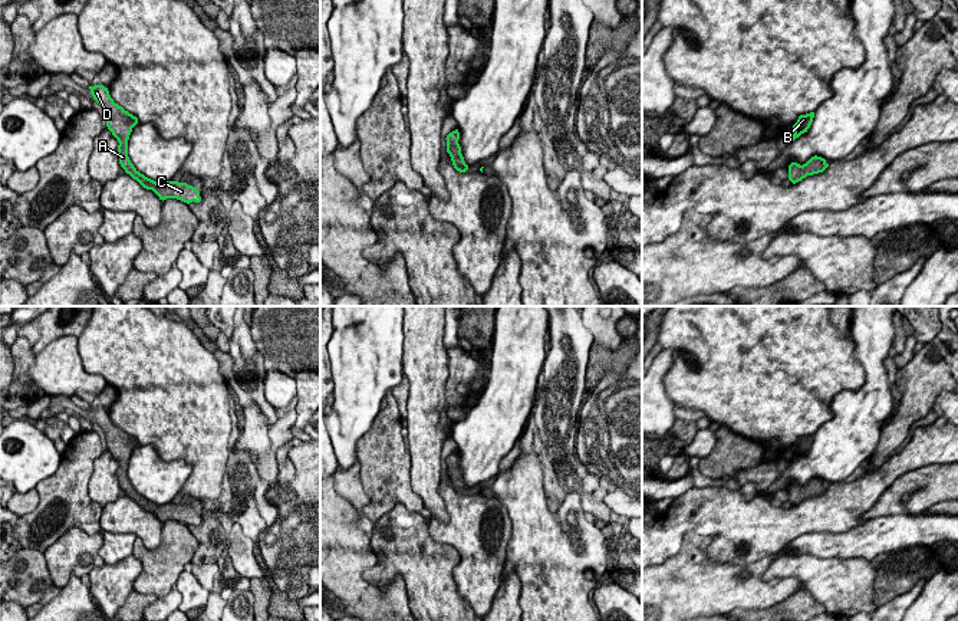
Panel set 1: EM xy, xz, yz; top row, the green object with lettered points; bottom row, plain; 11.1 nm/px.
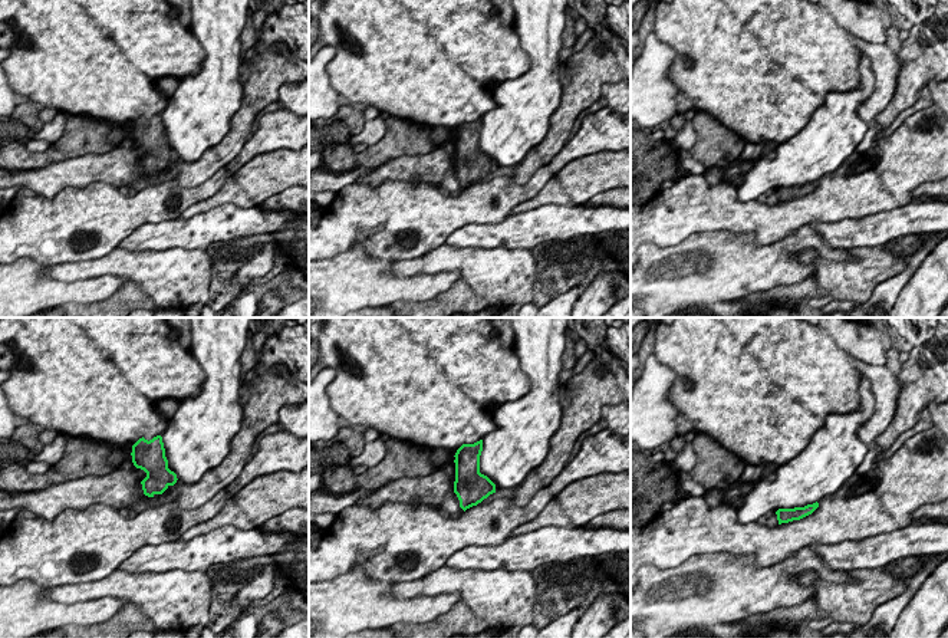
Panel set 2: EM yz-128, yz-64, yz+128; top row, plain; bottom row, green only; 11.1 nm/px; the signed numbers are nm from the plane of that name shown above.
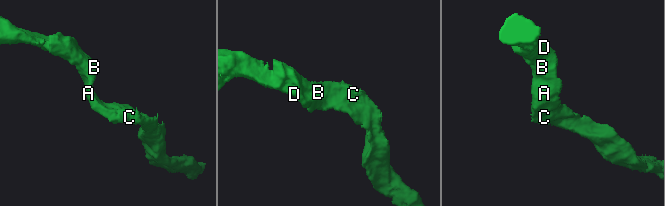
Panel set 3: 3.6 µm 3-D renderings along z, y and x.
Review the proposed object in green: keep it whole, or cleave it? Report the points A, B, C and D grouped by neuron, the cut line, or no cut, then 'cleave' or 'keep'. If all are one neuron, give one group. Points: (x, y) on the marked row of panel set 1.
A B C D | no cut | keep

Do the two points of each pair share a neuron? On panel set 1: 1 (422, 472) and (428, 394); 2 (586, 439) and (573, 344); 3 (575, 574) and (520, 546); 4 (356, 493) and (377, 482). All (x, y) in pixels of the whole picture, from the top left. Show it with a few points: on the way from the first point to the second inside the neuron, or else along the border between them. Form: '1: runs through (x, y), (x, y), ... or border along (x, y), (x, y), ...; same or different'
1: runs through (422, 453), (422, 413); same
2: border along (579, 420), (573, 446); different
3: runs through (562, 561), (540, 546), (533, 546); same
4: border along (356, 459), (361, 486), (368, 498), (364, 512); different

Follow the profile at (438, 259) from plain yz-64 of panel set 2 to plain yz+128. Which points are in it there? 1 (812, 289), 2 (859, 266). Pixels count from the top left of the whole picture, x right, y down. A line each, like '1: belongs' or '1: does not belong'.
1: does not belong
2: belongs

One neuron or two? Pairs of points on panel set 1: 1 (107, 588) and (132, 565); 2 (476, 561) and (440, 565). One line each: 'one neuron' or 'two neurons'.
1: one neuron
2: two neurons

